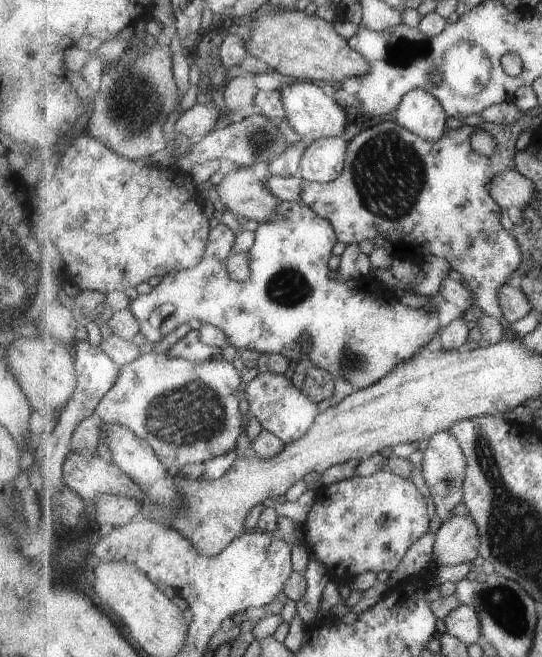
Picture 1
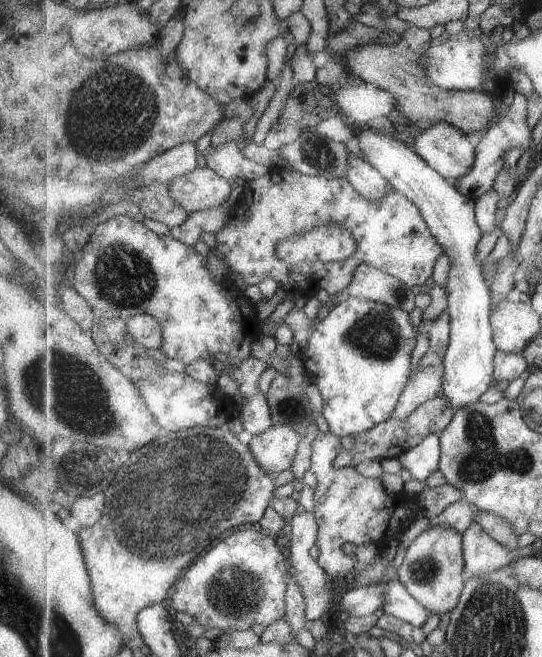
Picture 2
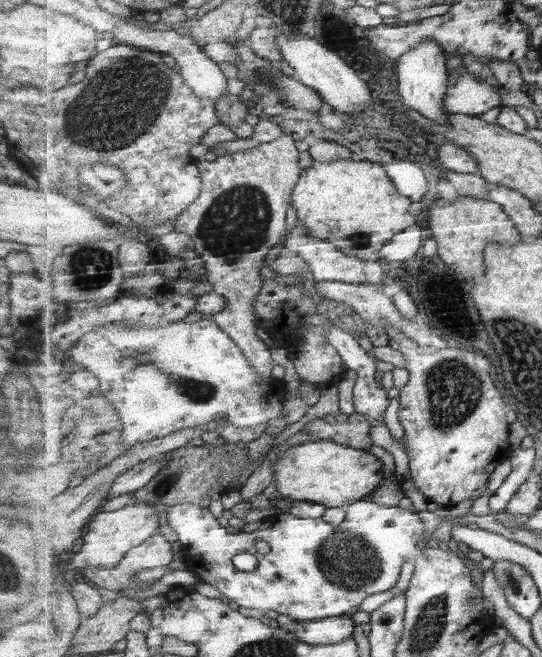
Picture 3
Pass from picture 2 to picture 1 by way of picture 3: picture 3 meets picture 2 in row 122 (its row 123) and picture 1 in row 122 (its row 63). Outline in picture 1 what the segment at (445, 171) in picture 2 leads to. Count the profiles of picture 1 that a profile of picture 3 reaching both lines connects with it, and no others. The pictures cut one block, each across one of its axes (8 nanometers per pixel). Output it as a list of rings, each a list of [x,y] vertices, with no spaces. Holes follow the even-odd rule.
[[[412,90],[403,97],[402,104],[396,110],[399,126],[418,134],[429,142],[439,142],[447,132],[446,110],[434,94],[421,90]]]

